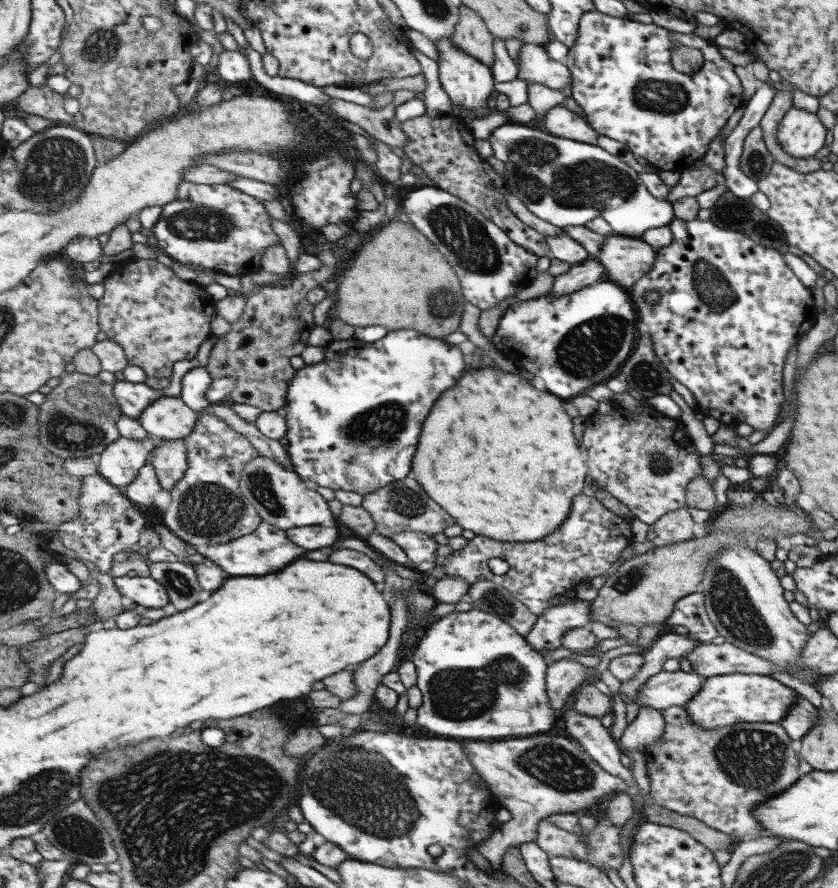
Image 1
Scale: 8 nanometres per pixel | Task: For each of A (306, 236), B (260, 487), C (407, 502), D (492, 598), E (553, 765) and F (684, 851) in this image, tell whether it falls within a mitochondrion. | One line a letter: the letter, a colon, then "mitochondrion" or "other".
A: other
B: mitochondrion
C: mitochondrion
D: mitochondrion
E: mitochondrion
F: other

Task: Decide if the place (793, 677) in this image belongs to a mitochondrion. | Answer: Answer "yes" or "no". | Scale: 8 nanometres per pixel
no

